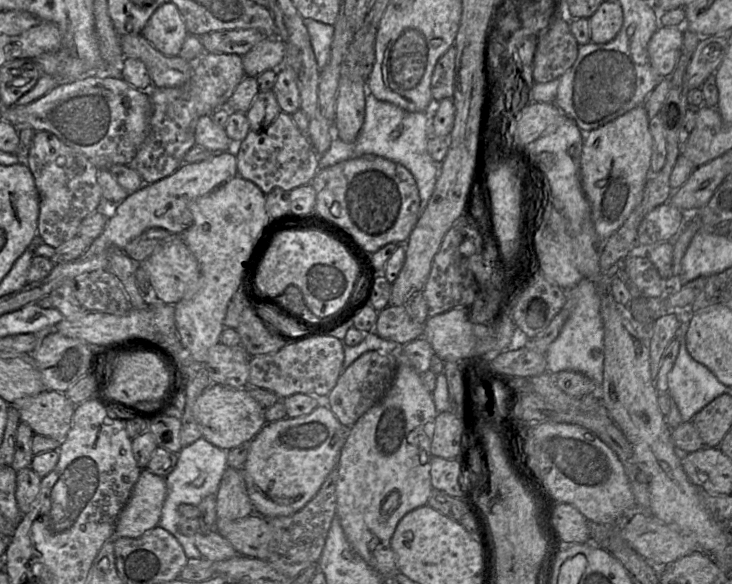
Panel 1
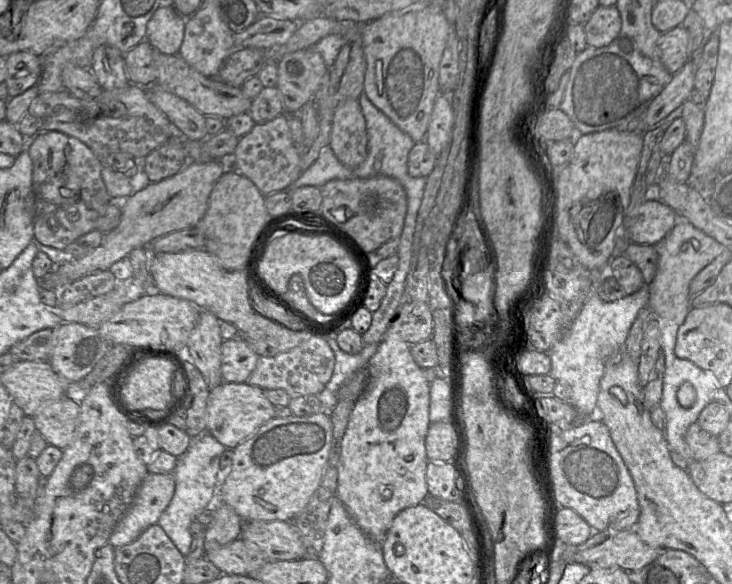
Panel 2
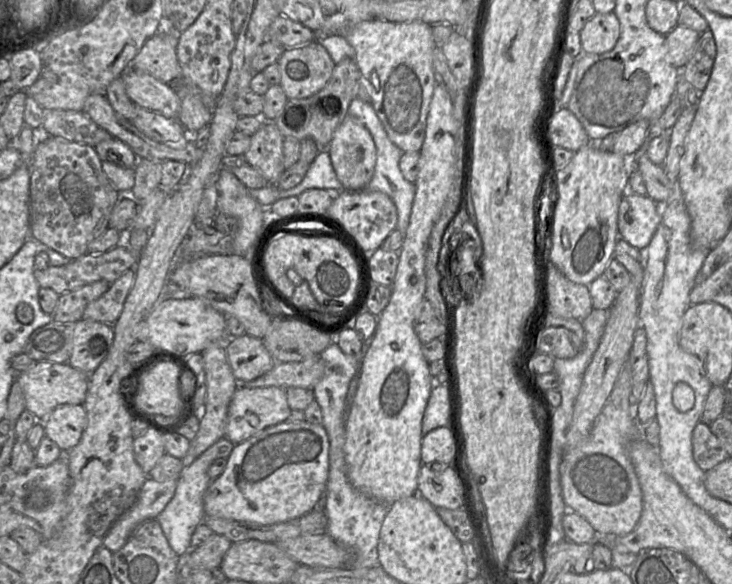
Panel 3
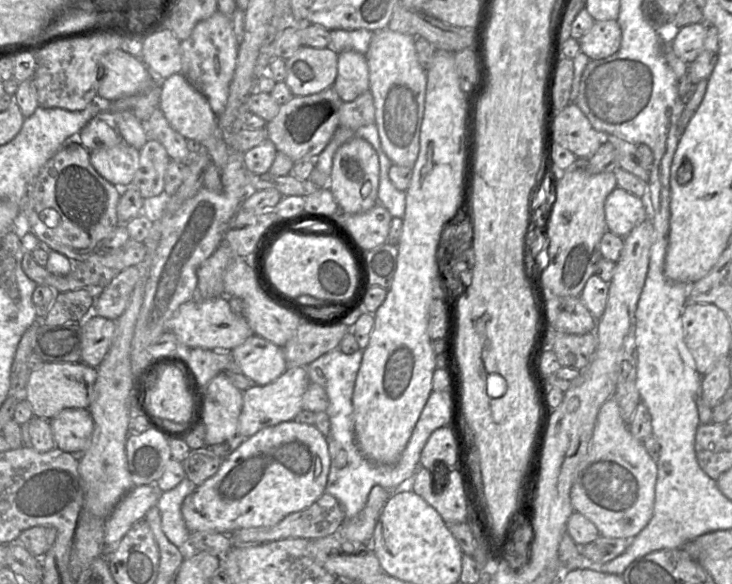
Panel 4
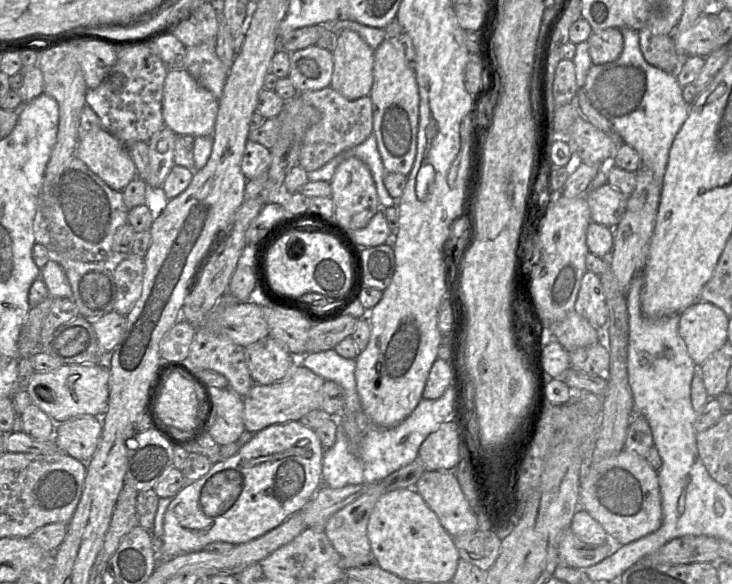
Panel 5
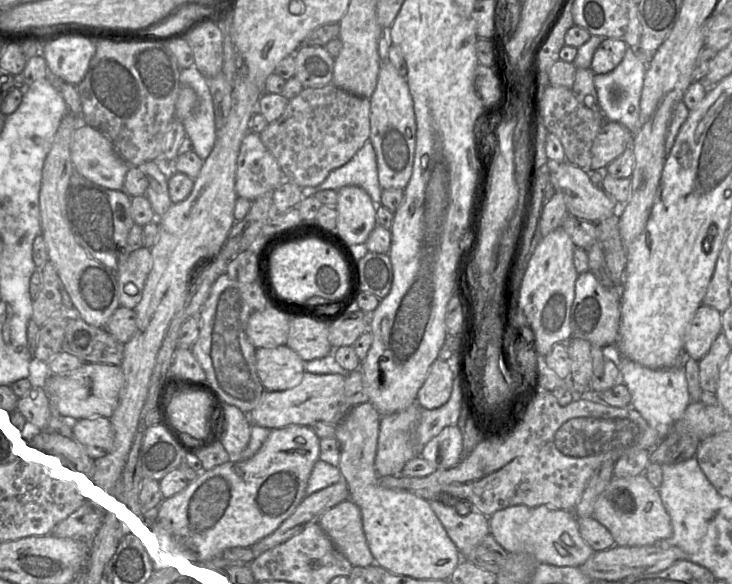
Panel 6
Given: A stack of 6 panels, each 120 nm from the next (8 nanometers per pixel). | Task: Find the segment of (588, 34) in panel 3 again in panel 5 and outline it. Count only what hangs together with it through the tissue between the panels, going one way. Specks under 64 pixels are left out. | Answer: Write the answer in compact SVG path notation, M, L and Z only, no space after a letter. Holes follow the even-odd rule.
M607 28L593 31L587 40L588 52L594 65L602 65L616 60L624 48L622 30Z

